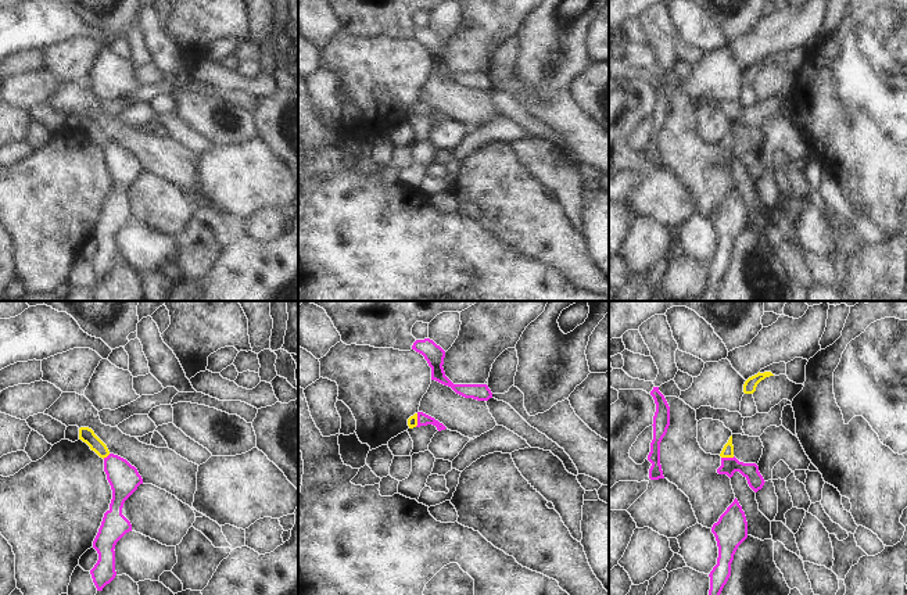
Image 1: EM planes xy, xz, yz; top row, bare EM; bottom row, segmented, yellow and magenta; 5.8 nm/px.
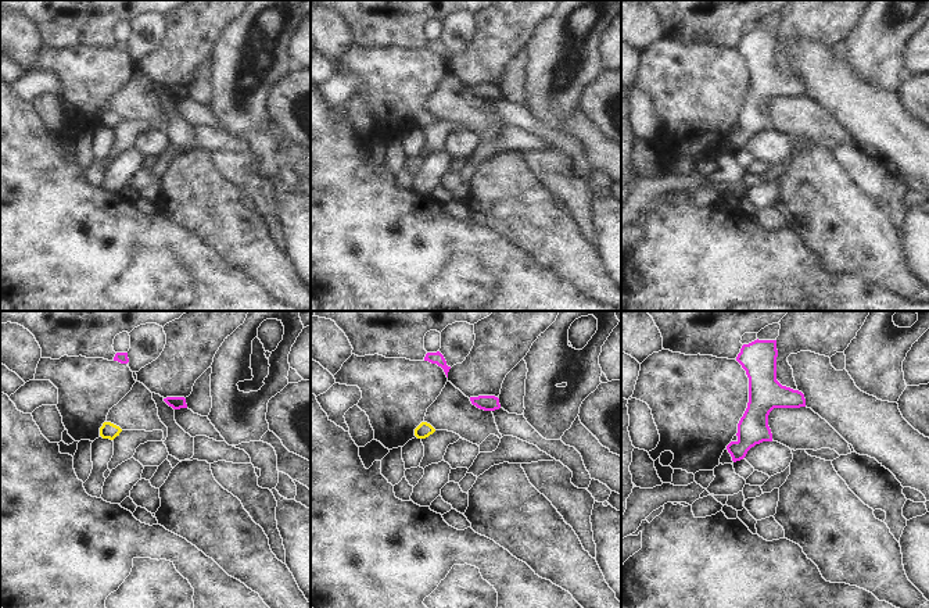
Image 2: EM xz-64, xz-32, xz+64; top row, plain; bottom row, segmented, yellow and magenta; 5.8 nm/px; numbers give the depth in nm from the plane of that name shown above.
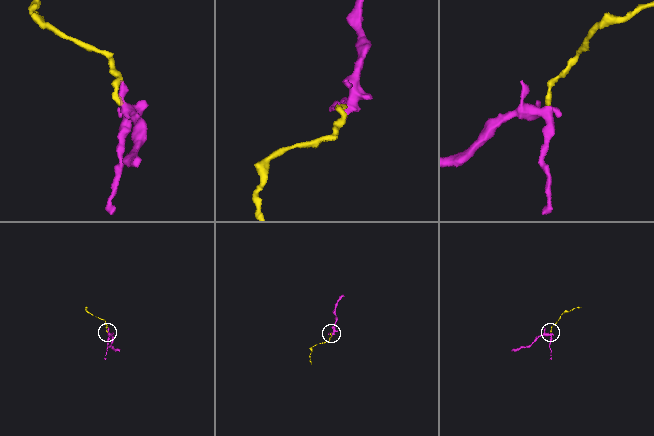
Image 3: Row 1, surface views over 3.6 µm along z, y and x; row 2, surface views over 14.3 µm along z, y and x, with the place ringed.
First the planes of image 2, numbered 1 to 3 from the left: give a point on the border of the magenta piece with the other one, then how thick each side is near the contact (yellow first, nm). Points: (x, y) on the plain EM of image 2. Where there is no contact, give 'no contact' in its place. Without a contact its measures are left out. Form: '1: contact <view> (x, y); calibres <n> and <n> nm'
1: no contact
2: no contact
3: no contact

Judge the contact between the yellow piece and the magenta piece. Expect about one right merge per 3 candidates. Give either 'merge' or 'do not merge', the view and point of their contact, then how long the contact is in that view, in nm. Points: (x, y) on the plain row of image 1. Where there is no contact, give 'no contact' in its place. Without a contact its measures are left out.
merge | yz (727, 146) | 80 nm

